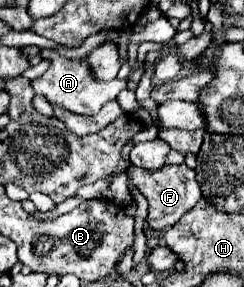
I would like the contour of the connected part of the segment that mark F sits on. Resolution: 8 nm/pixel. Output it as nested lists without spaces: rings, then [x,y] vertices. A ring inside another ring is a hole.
[[[165,165],[157,171],[147,171],[139,167],[129,167],[129,183],[133,183],[149,201],[149,215],[147,223],[155,231],[167,231],[171,229],[187,211],[191,211],[201,201],[201,189],[195,179],[195,171],[191,167],[183,165]]]

